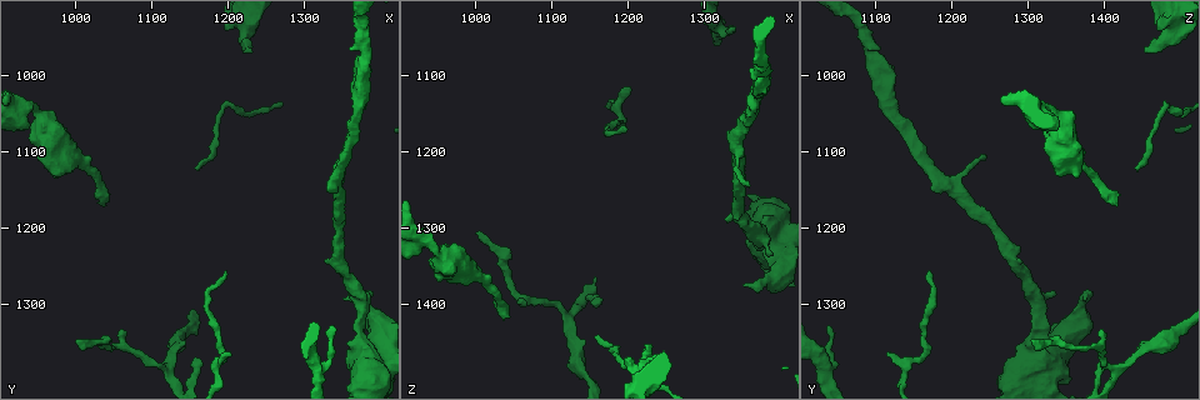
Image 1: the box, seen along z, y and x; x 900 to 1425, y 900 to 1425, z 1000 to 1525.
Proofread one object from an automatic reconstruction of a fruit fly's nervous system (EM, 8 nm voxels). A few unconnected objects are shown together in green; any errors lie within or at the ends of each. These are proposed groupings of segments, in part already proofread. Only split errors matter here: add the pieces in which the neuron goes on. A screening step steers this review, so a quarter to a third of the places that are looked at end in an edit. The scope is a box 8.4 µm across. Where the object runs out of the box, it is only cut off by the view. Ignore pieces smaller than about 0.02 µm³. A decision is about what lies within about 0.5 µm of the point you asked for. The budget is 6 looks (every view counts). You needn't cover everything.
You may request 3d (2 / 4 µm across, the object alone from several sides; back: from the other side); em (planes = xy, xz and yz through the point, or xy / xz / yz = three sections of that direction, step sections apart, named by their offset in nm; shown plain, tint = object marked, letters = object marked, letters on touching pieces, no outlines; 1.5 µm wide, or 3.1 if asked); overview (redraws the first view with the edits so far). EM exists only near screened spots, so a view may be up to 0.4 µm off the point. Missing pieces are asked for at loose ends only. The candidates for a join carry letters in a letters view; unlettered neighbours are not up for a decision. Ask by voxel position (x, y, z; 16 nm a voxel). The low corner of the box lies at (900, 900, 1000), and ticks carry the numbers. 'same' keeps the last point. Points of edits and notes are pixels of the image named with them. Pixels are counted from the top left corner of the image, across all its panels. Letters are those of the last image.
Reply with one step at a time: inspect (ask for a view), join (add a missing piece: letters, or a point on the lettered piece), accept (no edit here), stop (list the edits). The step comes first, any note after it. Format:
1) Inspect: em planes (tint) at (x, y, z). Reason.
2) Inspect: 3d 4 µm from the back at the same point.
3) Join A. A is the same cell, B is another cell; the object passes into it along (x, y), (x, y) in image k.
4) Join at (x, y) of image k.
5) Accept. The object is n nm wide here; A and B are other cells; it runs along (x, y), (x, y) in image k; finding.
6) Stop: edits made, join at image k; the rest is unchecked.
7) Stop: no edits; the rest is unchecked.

Inspect: em xy step 8 (tint) at (1035, 1165, 1410). Free end.

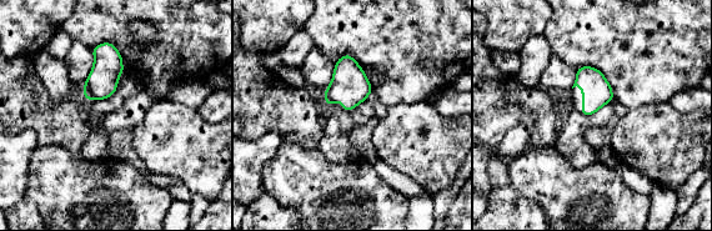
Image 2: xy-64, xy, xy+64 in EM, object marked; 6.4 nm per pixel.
Inspect: em planes (letters) at the same point.

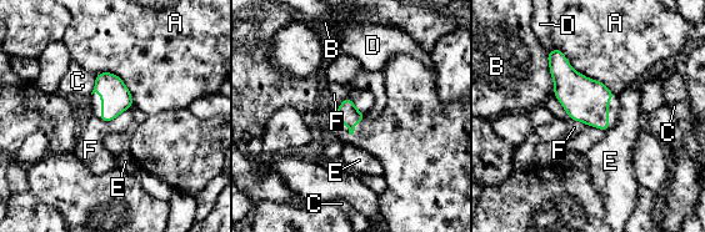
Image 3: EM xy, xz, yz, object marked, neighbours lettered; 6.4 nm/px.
Accept. A, B, C, D, E and F are other cells; a border runs along (331, 114), (344, 99), (363, 114) in image 3; no lettered piece goes on from it.

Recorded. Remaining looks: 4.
Inspect: 3d 2 µm at (1350, 1290, 1370). An open end.

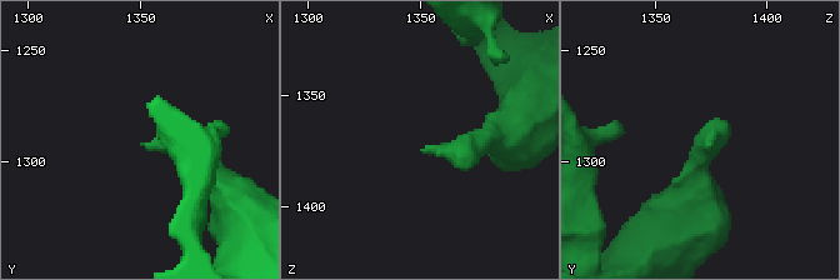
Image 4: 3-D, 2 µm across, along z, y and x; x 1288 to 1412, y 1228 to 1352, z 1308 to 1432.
Inspect: em planes (letters) at (1351, 1291, 1375). Need the tissue.

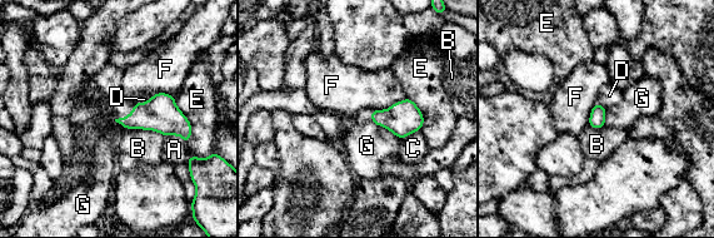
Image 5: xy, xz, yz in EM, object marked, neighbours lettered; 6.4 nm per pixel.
Join D. The longest contact is with E, 320 nm; D is the same cell, A, B, C, E, F and G are other cells; the object passes into it along (597, 119), (600, 104), (609, 95) in image 5; it goes on there.

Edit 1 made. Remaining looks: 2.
Stop: edits made, join at image 5; the rest is unchecked.

